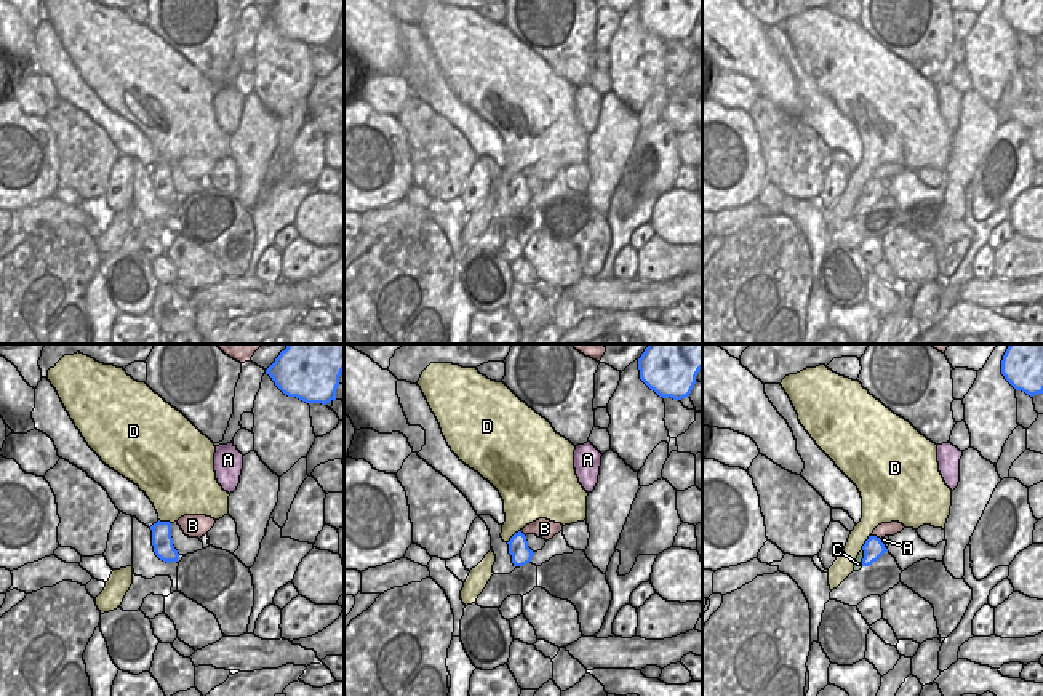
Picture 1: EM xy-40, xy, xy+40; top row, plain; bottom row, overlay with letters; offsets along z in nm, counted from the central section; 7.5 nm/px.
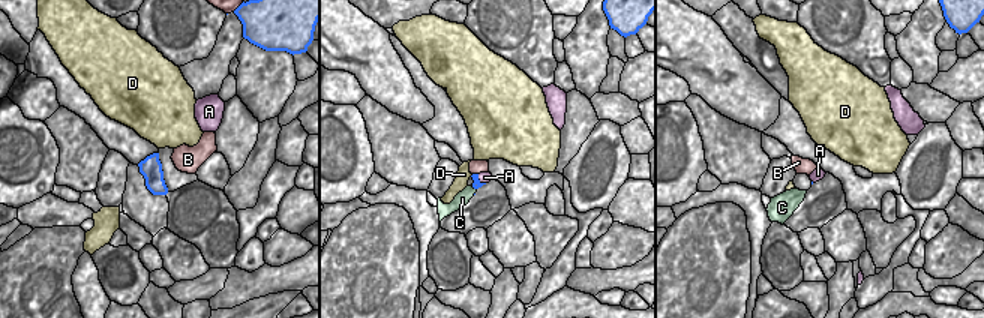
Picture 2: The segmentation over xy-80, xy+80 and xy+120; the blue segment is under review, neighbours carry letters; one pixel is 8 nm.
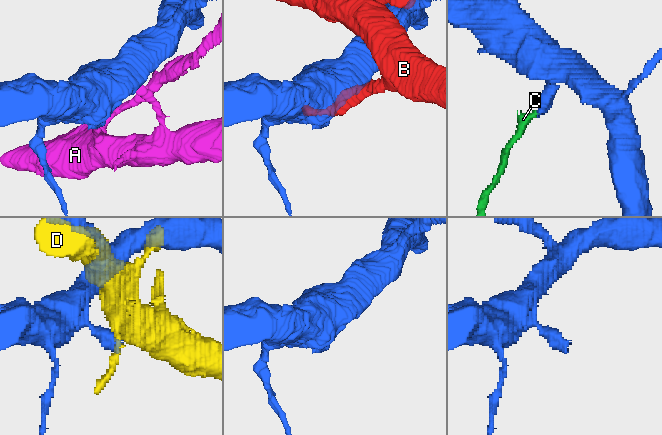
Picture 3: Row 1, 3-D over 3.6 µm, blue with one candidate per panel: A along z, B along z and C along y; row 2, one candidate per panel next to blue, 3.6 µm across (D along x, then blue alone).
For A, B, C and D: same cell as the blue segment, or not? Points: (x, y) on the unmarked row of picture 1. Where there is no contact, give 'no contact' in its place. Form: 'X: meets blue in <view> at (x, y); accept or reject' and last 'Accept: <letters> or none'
A: meets blue in xy+40 at (882, 184); reject
B: meets blue in xy+40 at (875, 178); reject
C: meets blue in xy+40 at (864, 199); reject
D: meets blue in xy+40 at (866, 184); reject
Accept: none

